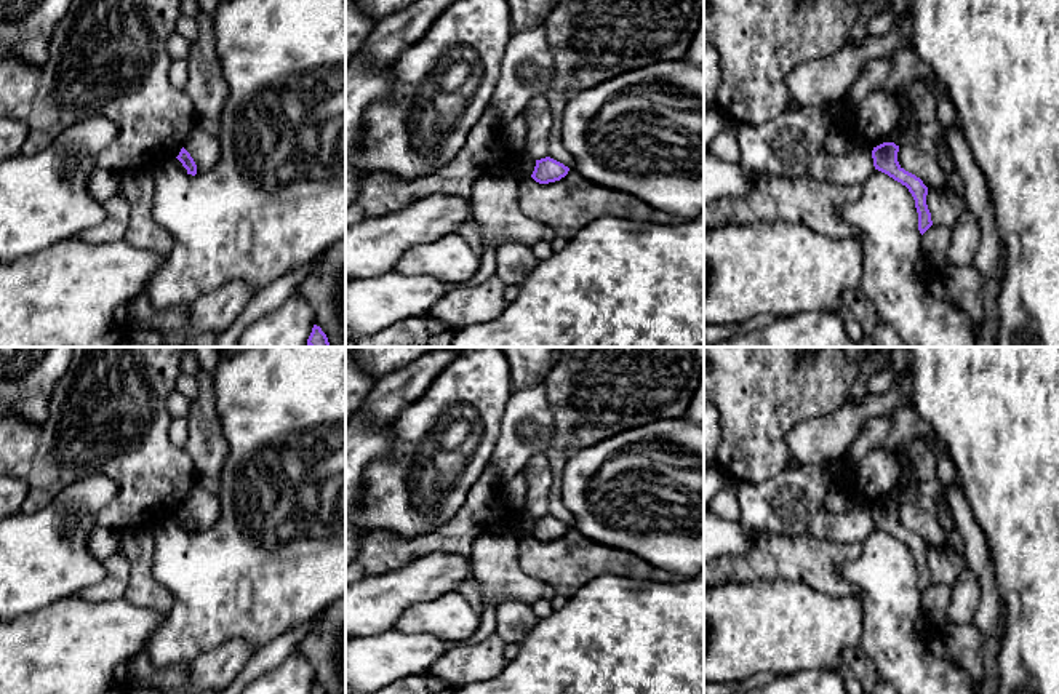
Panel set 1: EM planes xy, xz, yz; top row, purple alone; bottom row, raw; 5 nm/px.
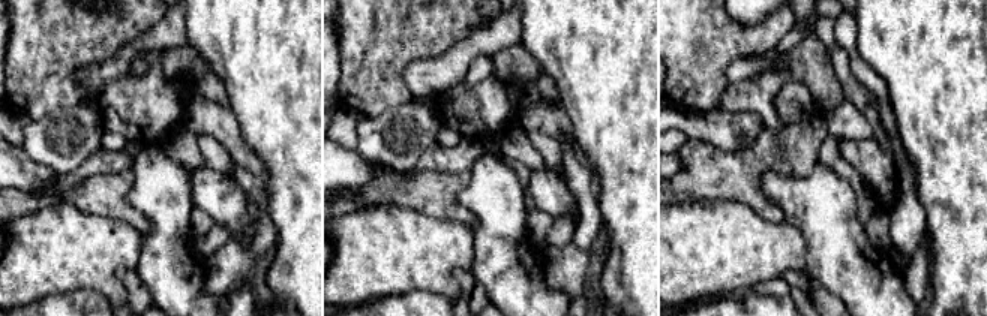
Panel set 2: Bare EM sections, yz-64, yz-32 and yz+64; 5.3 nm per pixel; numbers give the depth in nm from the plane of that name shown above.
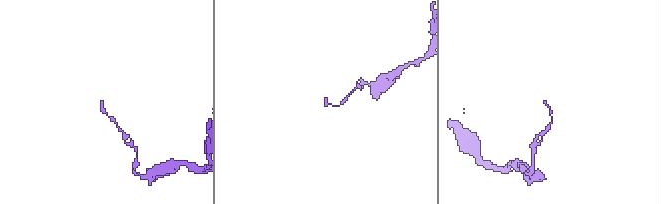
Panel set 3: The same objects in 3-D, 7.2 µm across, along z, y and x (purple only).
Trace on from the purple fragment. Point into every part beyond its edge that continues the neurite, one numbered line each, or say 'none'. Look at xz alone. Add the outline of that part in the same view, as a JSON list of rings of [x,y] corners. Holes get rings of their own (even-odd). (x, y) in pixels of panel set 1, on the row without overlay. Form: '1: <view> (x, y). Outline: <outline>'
none

